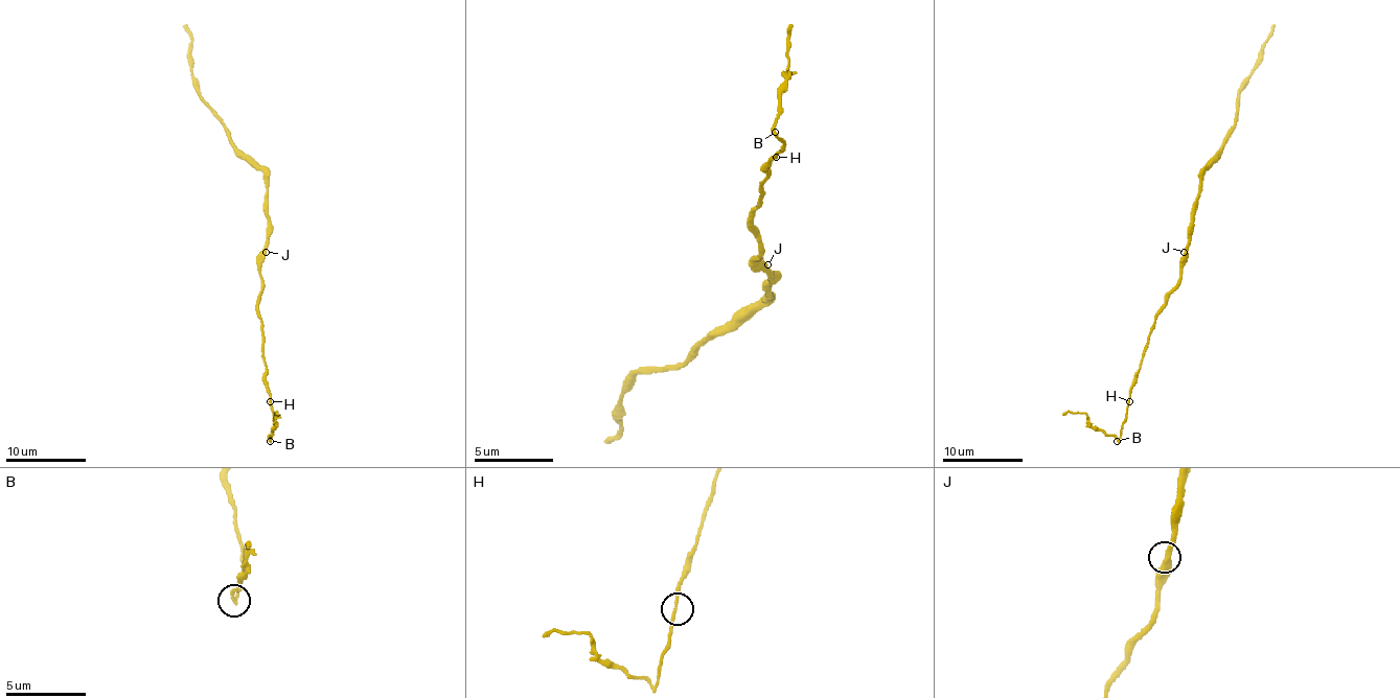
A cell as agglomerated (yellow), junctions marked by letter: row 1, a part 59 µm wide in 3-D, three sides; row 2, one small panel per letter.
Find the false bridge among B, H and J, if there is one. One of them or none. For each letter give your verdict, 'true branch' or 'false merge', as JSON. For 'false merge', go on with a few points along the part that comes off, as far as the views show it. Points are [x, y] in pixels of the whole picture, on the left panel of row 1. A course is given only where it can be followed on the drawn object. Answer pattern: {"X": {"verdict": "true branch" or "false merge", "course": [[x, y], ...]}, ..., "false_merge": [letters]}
{"B": {"verdict": "false merge", "course": [[270, 441], [276, 413], [278, 415]]}, "H": {"verdict": "true branch"}, "J": {"verdict": "true branch"}, "false_merge": ["B"]}

